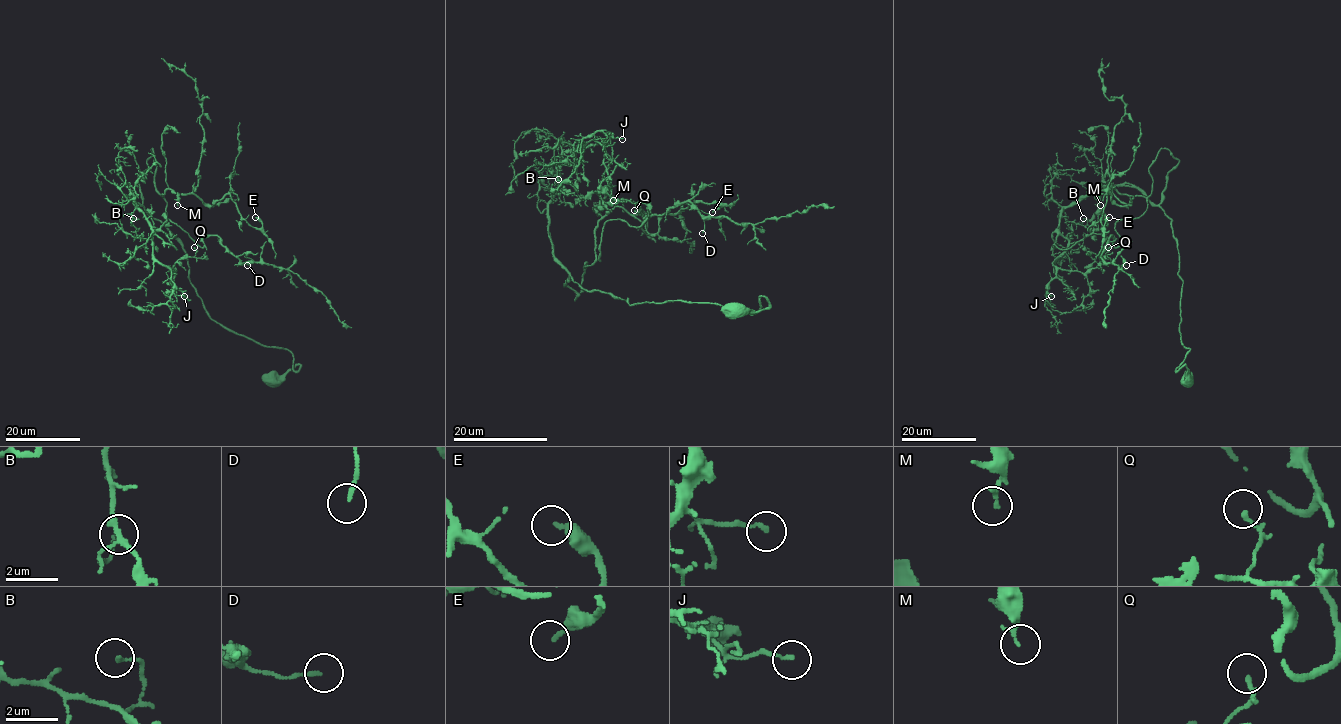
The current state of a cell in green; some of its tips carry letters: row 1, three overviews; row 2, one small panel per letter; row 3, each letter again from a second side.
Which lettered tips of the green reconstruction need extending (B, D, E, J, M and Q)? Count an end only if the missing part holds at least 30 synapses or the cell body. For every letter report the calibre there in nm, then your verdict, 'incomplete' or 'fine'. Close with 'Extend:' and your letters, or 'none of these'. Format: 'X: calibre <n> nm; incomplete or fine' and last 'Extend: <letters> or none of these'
B: calibre 150 nm; fine
D: calibre 140 nm; fine
E: calibre 200 nm; fine
J: calibre 130 nm; fine
M: calibre 140 nm; incomplete
Q: calibre 140 nm; fine
Extend: M

